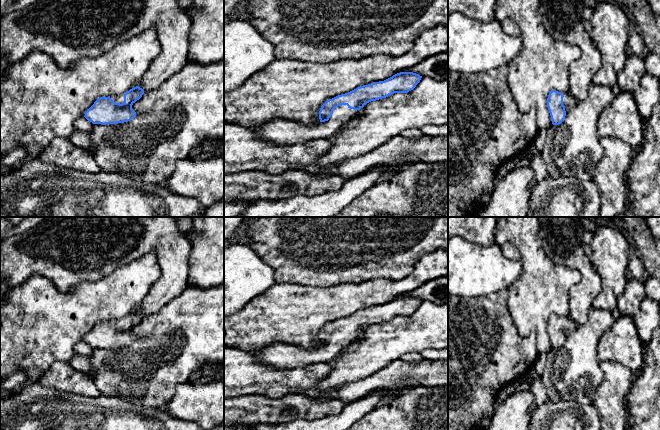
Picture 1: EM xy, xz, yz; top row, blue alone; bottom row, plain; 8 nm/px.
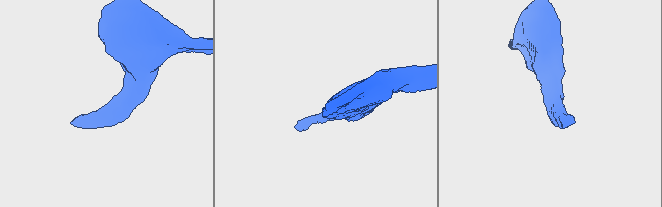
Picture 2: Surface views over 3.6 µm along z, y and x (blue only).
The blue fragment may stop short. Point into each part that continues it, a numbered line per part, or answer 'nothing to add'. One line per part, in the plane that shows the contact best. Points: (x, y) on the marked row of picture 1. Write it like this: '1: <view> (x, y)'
1: xz (279, 131)

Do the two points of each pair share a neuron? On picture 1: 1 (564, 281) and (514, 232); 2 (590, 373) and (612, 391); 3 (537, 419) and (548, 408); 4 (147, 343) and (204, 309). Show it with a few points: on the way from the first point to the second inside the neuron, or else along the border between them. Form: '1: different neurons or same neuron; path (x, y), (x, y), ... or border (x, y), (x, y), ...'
1: same neuron; path (551, 271), (527, 245)
2: different neurons; border (601, 362), (602, 380), (591, 402)
3: same neuron; path (540, 416), (545, 411)
4: same neuron; path (161, 336), (165, 332), (171, 332), (190, 323)

